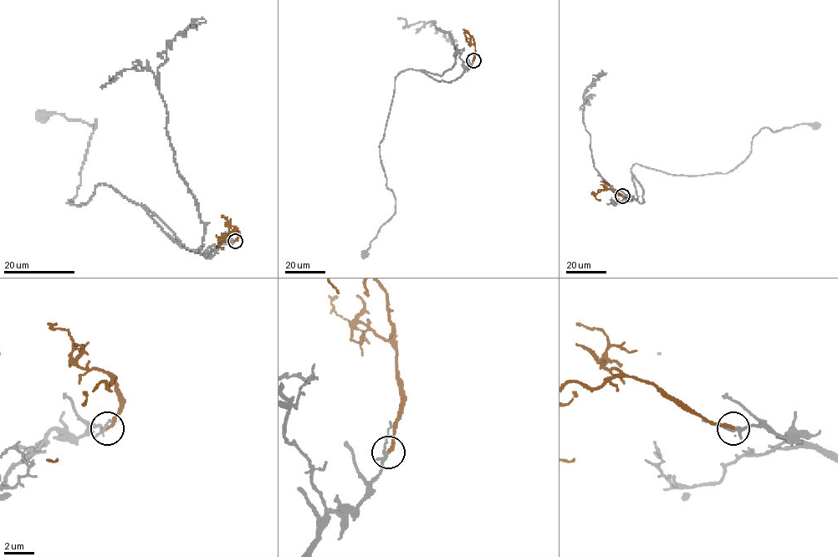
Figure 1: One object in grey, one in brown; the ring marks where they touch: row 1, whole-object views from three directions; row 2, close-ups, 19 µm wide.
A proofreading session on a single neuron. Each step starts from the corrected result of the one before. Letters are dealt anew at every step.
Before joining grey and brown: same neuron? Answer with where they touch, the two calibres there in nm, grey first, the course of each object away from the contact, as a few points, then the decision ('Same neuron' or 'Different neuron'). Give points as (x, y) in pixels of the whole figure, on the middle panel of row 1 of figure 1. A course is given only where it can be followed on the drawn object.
Place: (473, 60). Thickness 180 nm (grey) against 240 nm. Course of grey: (473, 59), (451, 81), (436, 81), (411, 68), (397, 75), (379, 145), (395, 213), (365, 253). Course of brown: (473, 59), (473, 38), (465, 32), (467, 38). Same neuron

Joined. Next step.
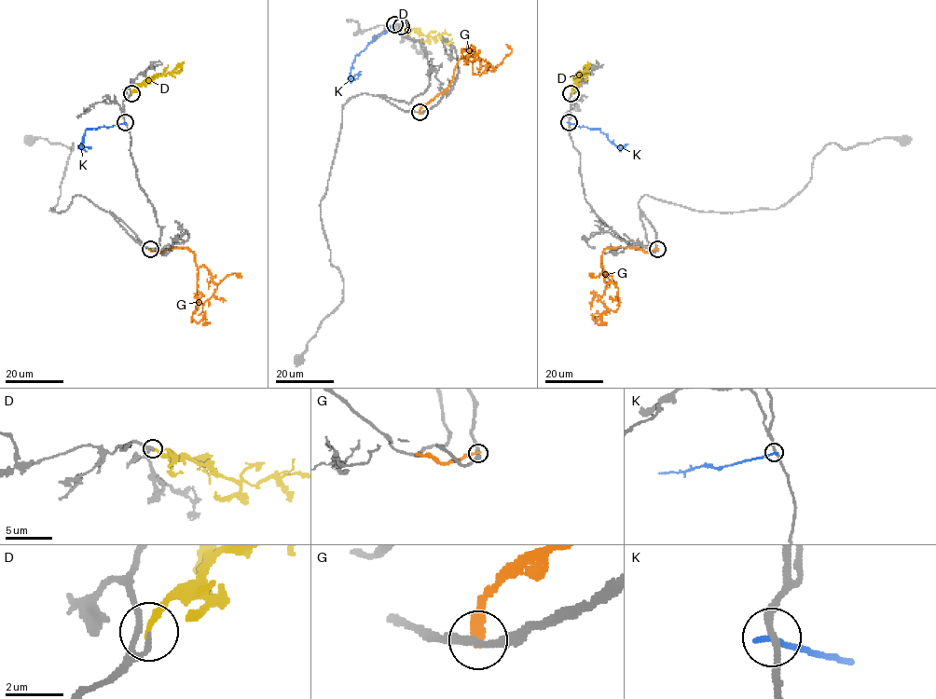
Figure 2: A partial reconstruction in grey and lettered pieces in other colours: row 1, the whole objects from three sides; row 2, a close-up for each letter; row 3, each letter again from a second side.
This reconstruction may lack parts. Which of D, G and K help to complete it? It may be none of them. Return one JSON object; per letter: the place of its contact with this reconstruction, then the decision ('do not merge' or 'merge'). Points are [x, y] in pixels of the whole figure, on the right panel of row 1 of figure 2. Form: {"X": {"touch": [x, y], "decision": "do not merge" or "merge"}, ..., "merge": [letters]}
{"D": {"touch": [571, 93], "decision": "merge"}, "G": {"touch": [657, 249], "decision": "do not merge"}, "K": {"touch": [569, 122], "decision": "do not merge"}, "merge": ["D"]}

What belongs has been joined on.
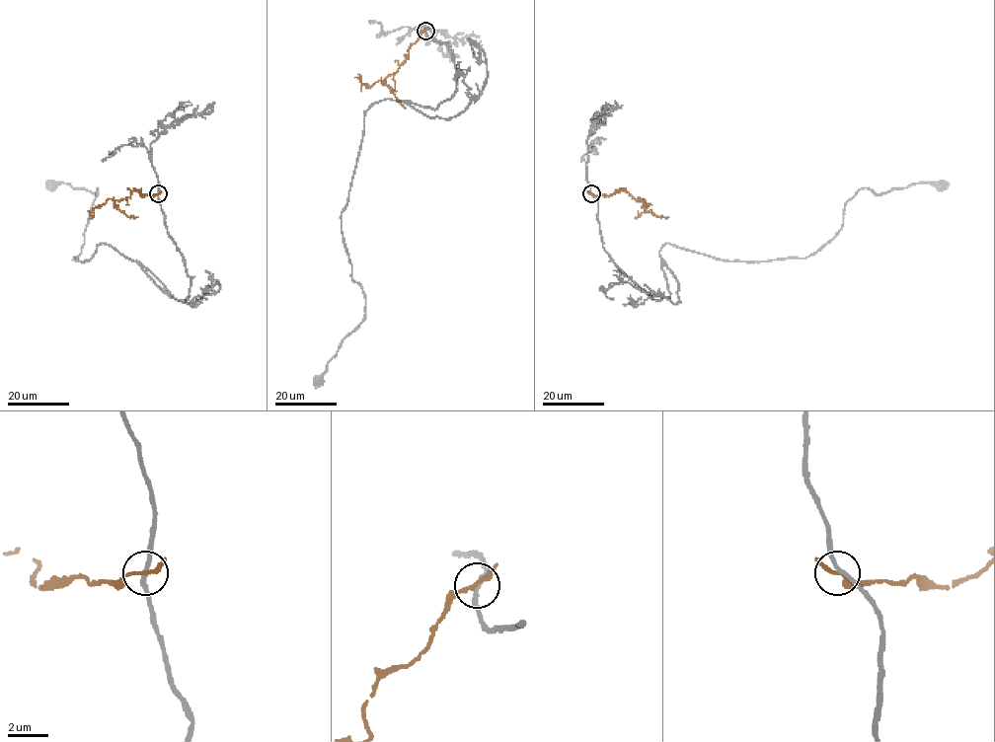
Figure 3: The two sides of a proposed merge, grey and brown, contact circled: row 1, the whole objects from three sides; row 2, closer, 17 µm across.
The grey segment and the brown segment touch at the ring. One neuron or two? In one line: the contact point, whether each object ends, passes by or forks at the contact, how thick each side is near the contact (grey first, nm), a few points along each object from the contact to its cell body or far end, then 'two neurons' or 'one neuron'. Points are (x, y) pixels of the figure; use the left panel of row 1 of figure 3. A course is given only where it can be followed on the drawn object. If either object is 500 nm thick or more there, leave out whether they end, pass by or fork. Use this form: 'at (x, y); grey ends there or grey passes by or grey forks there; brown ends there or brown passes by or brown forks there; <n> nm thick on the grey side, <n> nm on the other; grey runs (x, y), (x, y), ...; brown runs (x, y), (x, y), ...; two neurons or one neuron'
at (158, 193); grey passes by; brown passes by; 200 nm thick on the grey side, 170 nm on the other; grey runs (157, 193), (191, 279), (184, 301), (106, 244), (89, 260), (73, 259), (98, 188), (97, 195), (51, 185); brown runs (157, 193), (142, 195), (140, 191), (133, 190), (119, 200), (109, 198), (94, 209), (93, 216), (88, 211); two neurons

